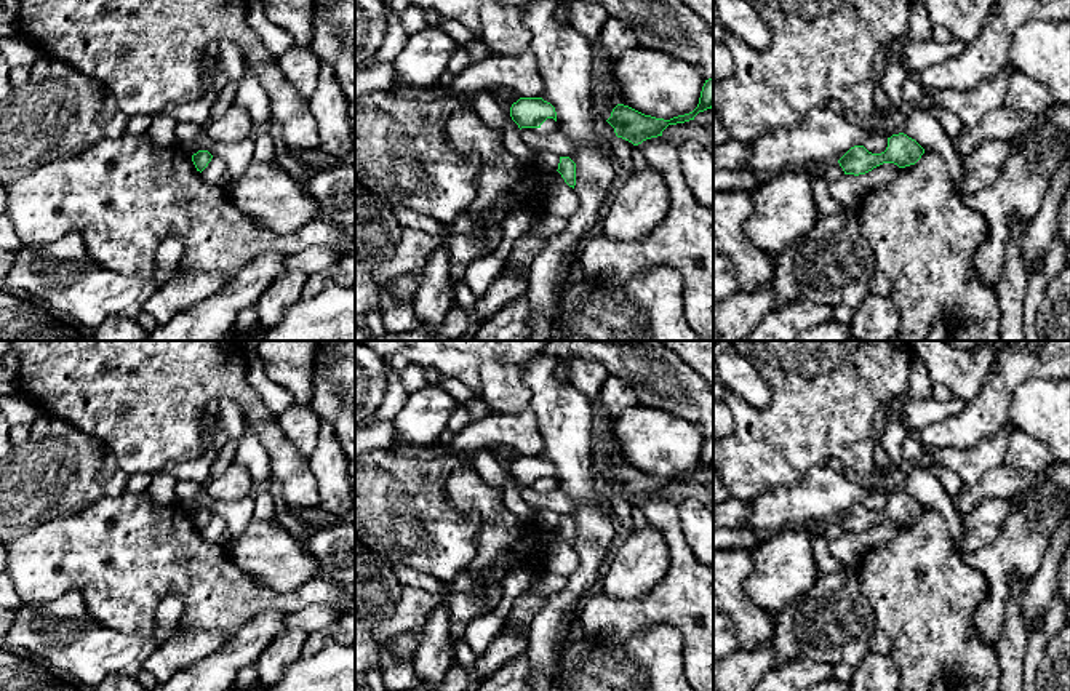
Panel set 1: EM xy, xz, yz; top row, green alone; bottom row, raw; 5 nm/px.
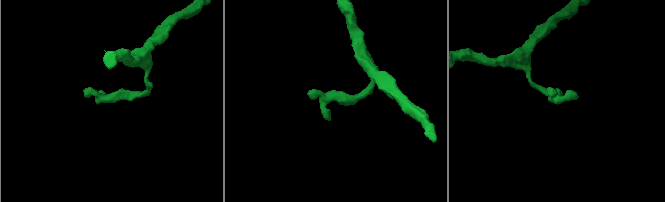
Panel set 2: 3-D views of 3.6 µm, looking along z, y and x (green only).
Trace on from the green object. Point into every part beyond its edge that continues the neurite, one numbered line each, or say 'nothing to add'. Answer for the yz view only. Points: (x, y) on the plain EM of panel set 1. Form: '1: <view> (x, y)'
nothing to add

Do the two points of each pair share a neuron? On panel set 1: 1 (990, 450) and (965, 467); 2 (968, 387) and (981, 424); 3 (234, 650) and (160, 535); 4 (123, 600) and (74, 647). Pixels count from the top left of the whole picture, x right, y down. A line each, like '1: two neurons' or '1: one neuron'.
1: one neuron
2: two neurons
3: two neurons
4: two neurons

